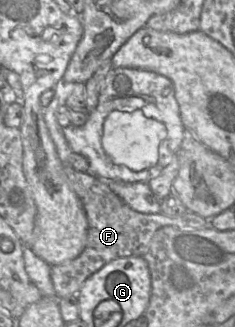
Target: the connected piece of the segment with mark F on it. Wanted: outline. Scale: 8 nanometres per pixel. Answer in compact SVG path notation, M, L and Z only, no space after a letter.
M65 165L65 173L72 189L83 204L88 220L88 235L85 249L77 258L65 264L51 266L51 280L57 300L77 295L87 278L112 260L143 256L148 250L153 235L161 227L203 229L209 226L209 220L190 211L178 217L169 217L162 213L143 214L134 211L97 176L89 172L76 171L68 165Z

